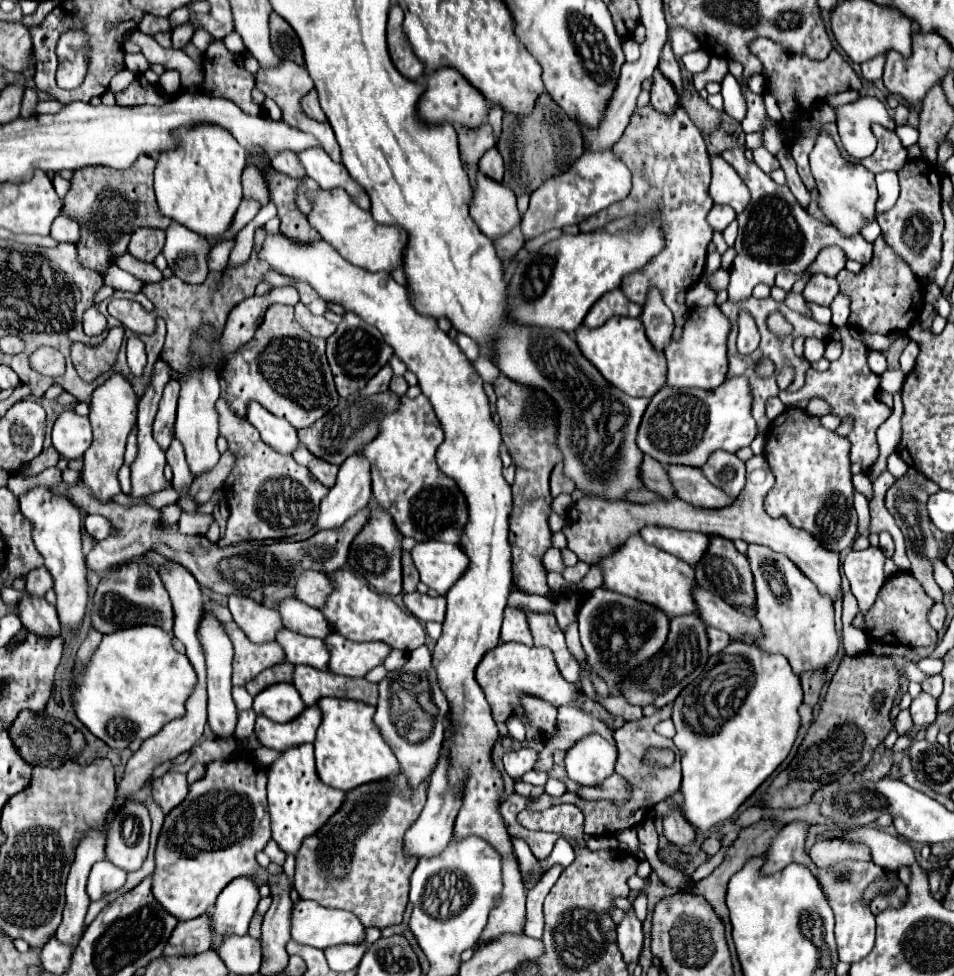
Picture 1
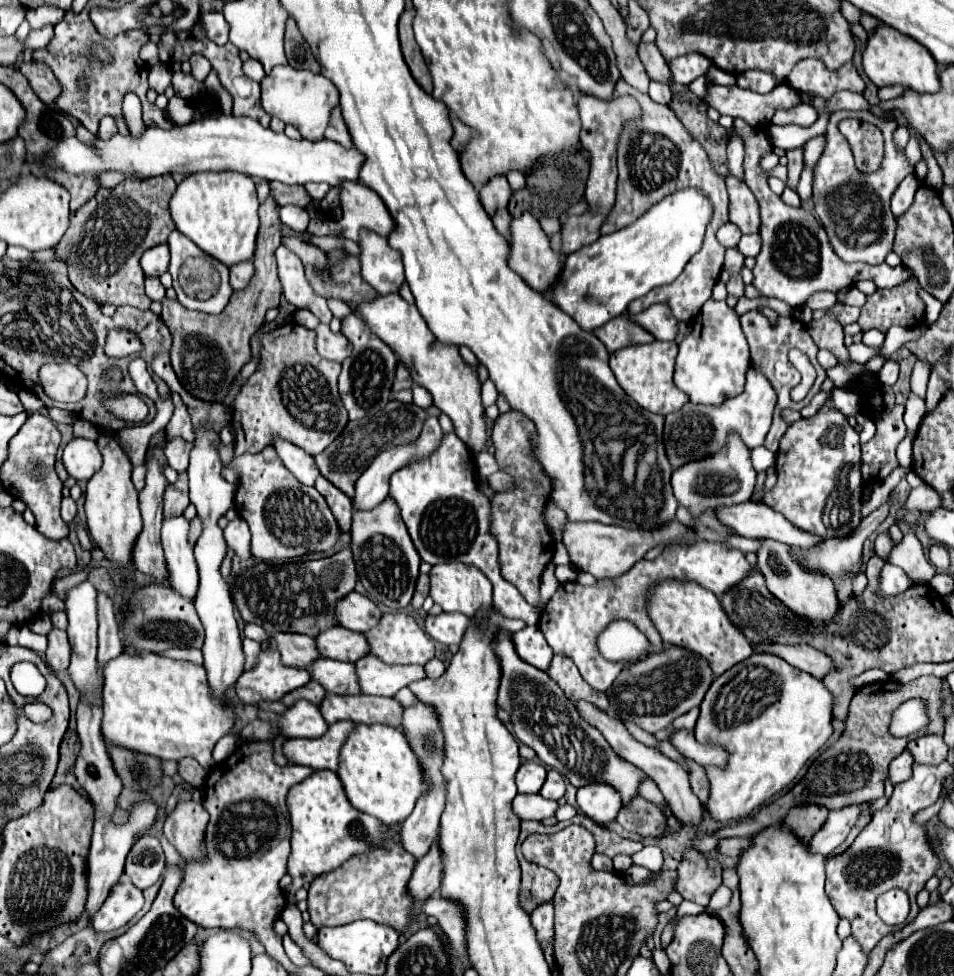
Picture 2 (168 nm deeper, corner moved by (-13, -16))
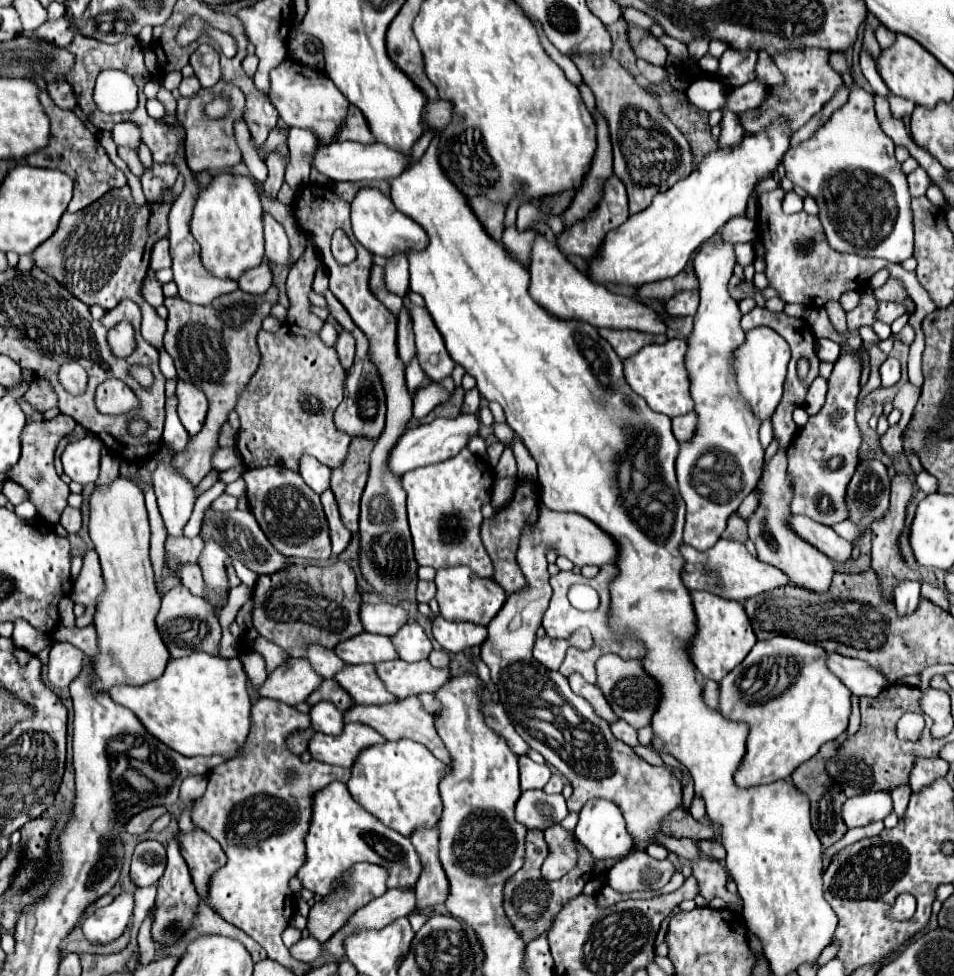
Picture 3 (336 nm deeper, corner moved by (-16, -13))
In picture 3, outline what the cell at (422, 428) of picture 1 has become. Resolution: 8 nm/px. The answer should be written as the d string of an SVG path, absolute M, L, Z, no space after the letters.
M462 449L456 457L418 467L402 475L402 487L408 493L408 521L418 565L444 569L468 565L476 577L492 577L492 561L482 545L482 505L490 501L494 469L480 457Z

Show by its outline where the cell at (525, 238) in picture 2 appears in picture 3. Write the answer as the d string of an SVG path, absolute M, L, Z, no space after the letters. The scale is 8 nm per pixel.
M542 235L536 237L536 243L532 247L532 263L530 263L530 297L550 311L554 317L560 317L562 321L588 321L596 329L600 327L612 327L612 329L636 329L636 331L648 331L648 333L666 333L666 325L658 319L658 315L624 295L614 295L606 287L592 283L586 275L582 275L562 253L556 245L548 243Z

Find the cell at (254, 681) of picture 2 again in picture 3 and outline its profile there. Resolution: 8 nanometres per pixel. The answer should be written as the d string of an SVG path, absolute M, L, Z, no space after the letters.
M288 659L282 667L268 675L258 693L286 705L298 705L320 687L320 681L322 677L312 669L308 659Z

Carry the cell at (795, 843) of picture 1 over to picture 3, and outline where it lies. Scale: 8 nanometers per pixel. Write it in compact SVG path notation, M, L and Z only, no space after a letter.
M864 793L848 799L842 807L842 819L848 829L862 827L872 821L884 821L892 813L890 793Z

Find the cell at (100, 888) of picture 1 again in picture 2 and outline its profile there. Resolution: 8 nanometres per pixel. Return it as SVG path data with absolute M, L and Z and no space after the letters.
M121 880L113 886L101 910L91 918L95 930L115 930L125 926L143 908L143 894L137 886Z

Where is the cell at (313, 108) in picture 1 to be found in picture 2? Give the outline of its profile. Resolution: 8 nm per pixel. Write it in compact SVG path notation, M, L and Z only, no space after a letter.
M339 106L333 108L329 126L325 130L325 138L333 140L333 142L339 142L343 148L353 148L353 142L351 142L351 136L347 132L347 126L345 126L345 120L341 116L341 108Z

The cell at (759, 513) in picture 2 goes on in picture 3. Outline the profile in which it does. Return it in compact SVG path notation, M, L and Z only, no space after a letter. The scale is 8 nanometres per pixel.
M794 515L790 519L790 527L832 561L848 563L852 559L852 543L834 533L832 527L816 523L804 515Z

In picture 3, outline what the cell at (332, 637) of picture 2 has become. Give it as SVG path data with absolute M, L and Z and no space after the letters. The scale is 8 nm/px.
M360 633L352 639L342 641L336 649L336 655L340 655L346 663L358 665L358 663L380 663L380 661L392 661L398 659L396 647L392 645L390 637L374 635L374 633Z

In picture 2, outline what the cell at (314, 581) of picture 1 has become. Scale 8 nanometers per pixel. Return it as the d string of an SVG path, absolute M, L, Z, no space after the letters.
M351 592L335 604L335 620L339 626L353 632L367 632L381 618L381 610L375 602L359 592Z

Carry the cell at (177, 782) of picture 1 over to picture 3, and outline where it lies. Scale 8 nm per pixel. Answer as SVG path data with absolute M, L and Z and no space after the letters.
M194 829L194 833L180 833L182 857L188 863L194 887L200 897L208 895L208 883L214 871L226 865L226 855L216 839L212 839L202 829Z

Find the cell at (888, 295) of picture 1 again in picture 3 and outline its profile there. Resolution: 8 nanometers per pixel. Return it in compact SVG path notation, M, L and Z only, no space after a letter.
M880 301L878 305L878 313L876 313L876 319L878 321L884 321L888 325L892 325L900 315L906 313L906 307L900 305L900 303L888 303L888 301Z

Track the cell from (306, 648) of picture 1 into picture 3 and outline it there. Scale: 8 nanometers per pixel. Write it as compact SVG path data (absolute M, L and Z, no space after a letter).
M348 665L334 679L352 695L358 705L382 705L398 701L398 697L388 693L374 665Z

